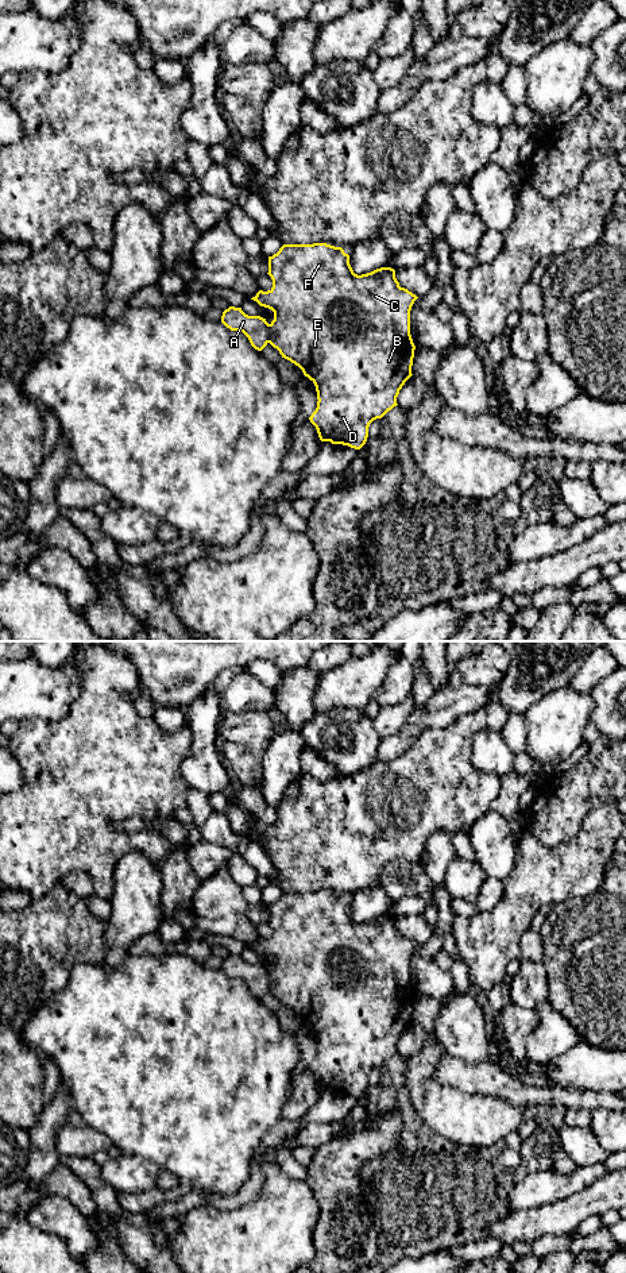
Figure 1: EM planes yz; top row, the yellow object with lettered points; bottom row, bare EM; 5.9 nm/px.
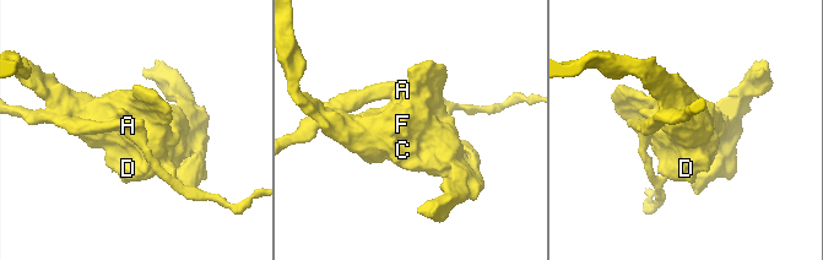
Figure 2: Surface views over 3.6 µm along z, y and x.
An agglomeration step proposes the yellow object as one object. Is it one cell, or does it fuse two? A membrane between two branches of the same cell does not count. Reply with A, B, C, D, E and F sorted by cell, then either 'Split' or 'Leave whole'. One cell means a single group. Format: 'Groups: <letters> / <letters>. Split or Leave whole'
Groups: A / B C D E F. Split

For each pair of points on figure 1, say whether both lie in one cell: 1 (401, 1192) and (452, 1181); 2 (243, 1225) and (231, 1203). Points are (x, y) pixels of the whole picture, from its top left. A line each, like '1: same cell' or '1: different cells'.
1: same cell
2: different cells

